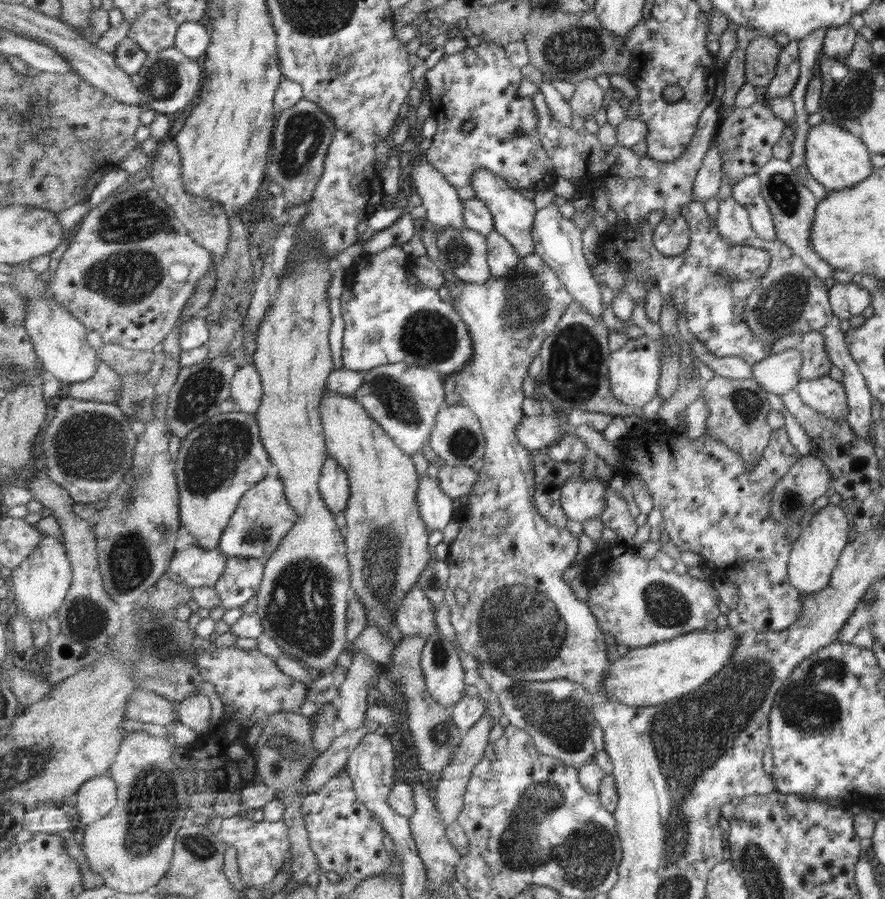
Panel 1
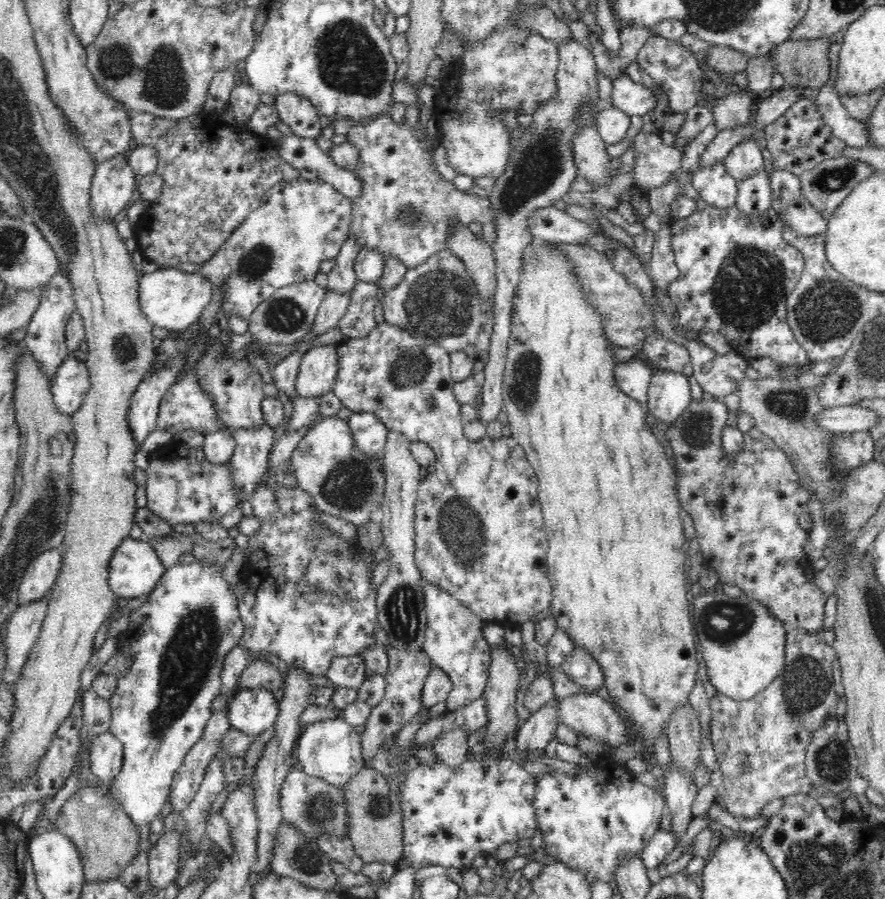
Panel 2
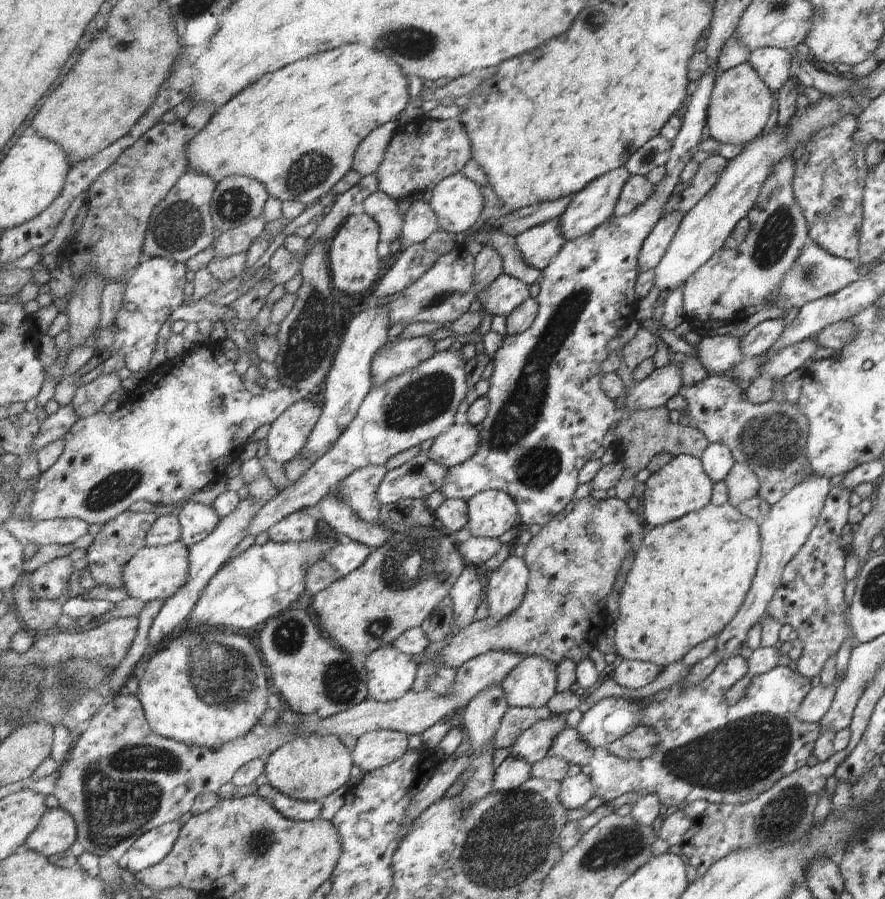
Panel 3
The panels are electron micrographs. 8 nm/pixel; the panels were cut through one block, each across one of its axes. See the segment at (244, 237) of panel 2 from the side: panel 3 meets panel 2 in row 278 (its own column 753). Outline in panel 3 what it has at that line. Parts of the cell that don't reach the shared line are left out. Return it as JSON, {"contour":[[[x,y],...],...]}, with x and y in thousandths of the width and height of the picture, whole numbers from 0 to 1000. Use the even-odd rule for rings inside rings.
{"contour":[[[894,172],[875,184],[858,212],[852,231],[844,237],[847,253],[840,269],[828,278],[812,278],[774,313],[776,355],[826,359],[867,340],[866,336],[875,328],[880,313],[888,306],[905,276],[914,270],[911,245],[895,216],[896,190]]]}

